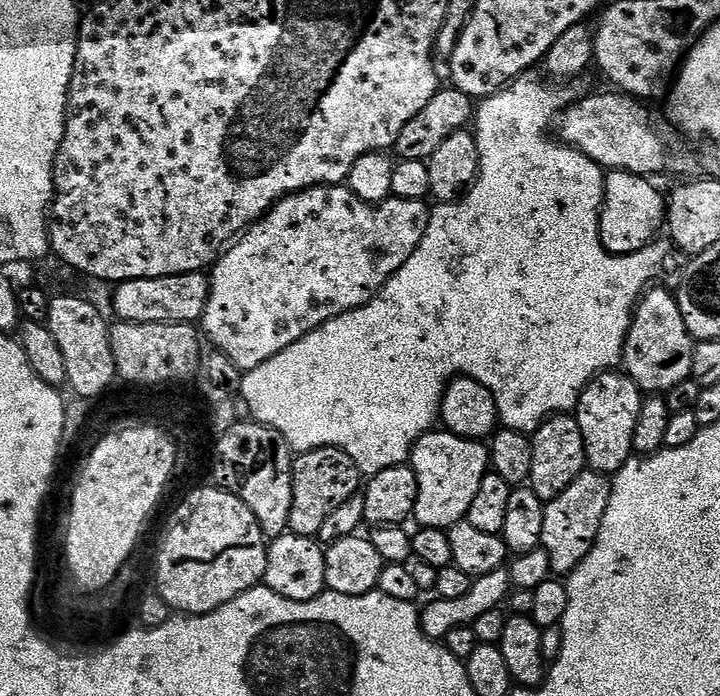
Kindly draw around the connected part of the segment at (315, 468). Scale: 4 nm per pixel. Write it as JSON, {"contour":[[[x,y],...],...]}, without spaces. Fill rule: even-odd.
{"contour":[[[315,448],[301,452],[292,462],[292,501],[288,531],[296,536],[319,537],[326,518],[362,488],[359,466],[340,448]]]}

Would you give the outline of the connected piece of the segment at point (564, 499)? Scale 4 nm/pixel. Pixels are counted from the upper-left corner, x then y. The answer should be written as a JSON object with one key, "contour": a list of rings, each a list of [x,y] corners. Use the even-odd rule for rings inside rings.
{"contour":[[[585,470],[566,486],[566,490],[562,490],[562,494],[558,494],[558,498],[545,503],[540,547],[550,558],[553,573],[571,574],[584,561],[586,554],[590,554],[600,533],[606,506],[610,506],[611,493],[612,481],[605,473]]]}

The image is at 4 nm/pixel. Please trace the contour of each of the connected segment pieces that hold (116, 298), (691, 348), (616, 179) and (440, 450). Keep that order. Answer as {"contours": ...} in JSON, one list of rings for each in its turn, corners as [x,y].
{"contours":[[[[204,272],[125,280],[114,288],[112,308],[116,311],[115,319],[125,324],[196,324],[206,310],[208,281]]],[[[653,286],[641,295],[640,303],[637,304],[636,311],[632,314],[632,325],[624,343],[623,371],[640,387],[641,393],[644,394],[668,393],[674,386],[678,386],[678,382],[692,379],[692,367],[694,366],[696,344],[692,339],[690,330],[686,330],[682,310],[678,306],[675,295],[660,287],[664,286]]],[[[609,171],[605,175],[604,200],[600,210],[600,241],[615,256],[625,256],[645,248],[657,237],[667,215],[667,199],[649,177],[628,171]]],[[[447,430],[426,432],[412,448],[410,467],[418,478],[418,498],[414,513],[415,523],[422,528],[443,528],[445,530],[467,517],[470,506],[474,503],[474,494],[482,486],[482,478],[490,470],[488,444],[479,440],[467,440]]]]}

